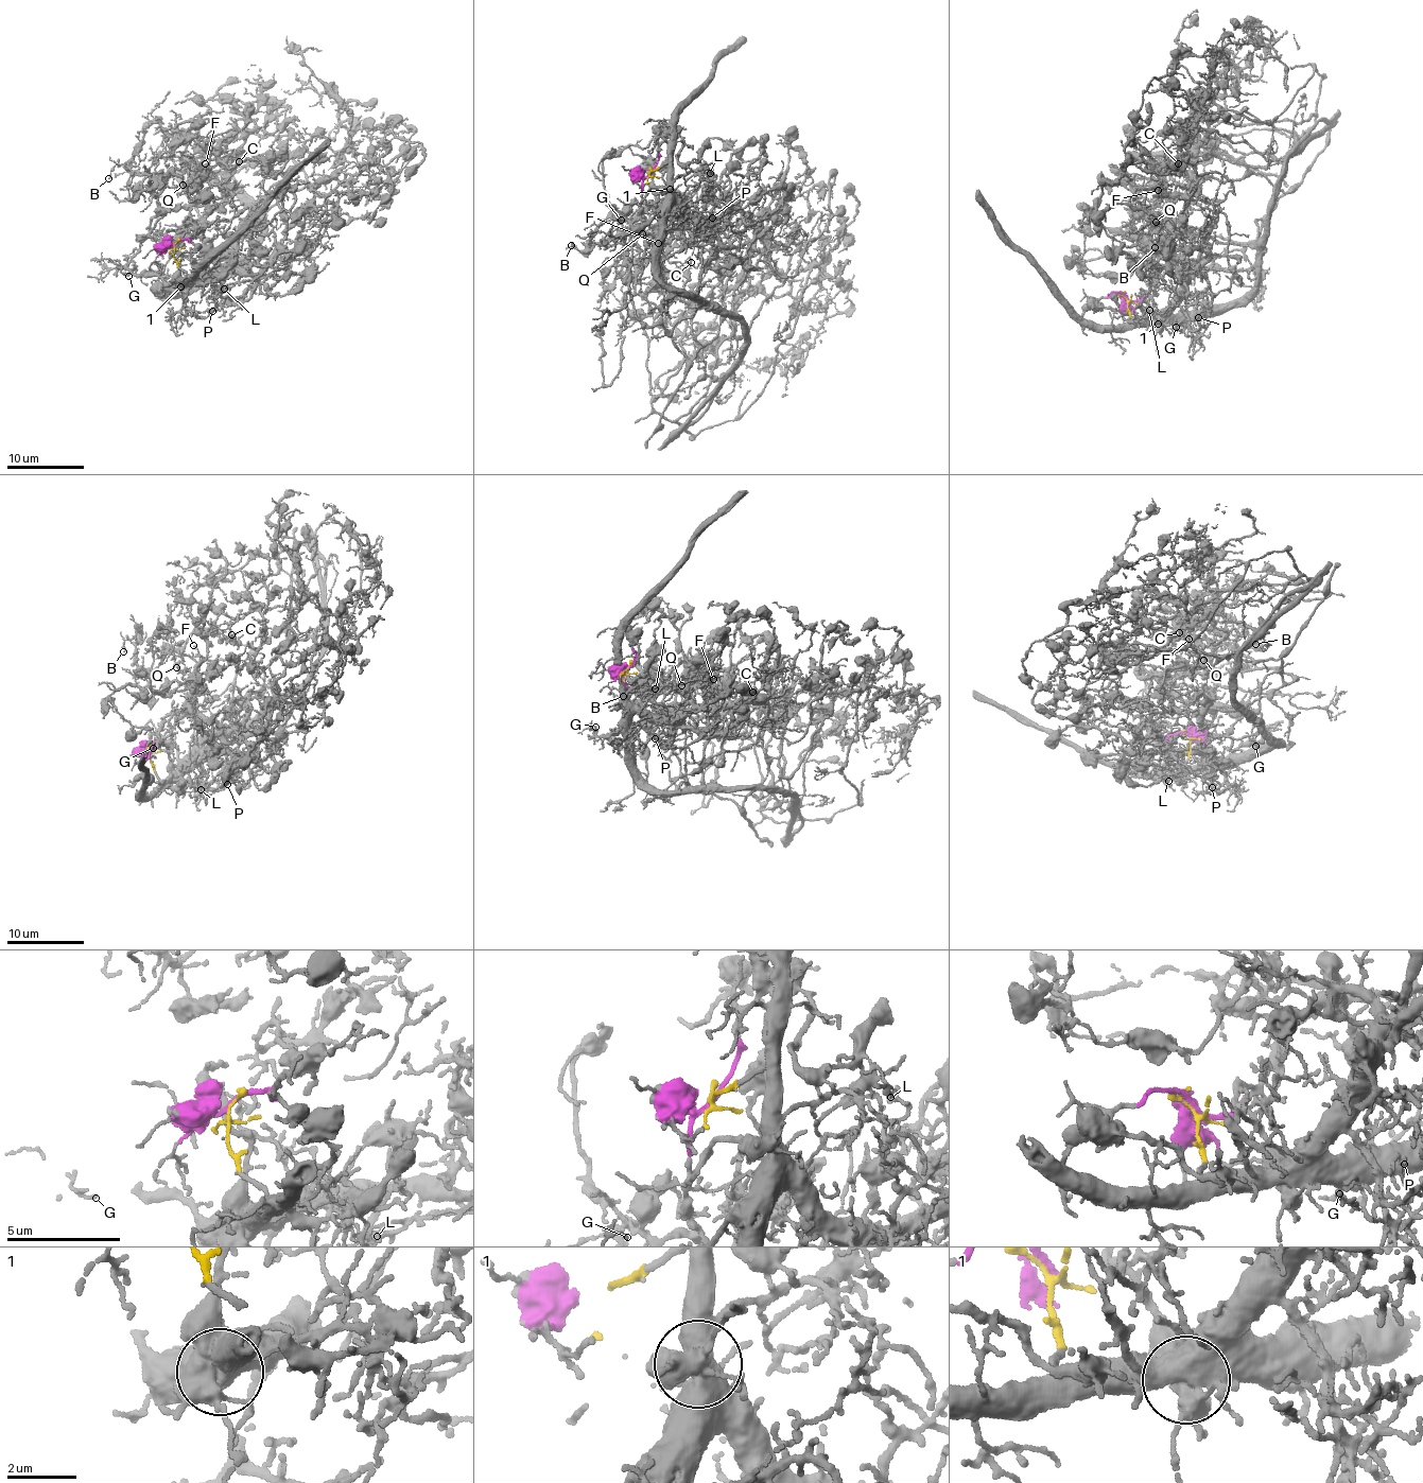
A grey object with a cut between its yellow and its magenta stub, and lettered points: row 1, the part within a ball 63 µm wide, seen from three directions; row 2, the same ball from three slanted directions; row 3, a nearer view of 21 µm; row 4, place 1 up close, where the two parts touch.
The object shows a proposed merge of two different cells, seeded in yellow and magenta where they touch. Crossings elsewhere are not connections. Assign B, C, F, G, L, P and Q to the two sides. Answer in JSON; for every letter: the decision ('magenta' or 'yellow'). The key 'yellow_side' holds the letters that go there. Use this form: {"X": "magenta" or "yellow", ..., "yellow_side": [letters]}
{"B": "magenta", "C": "magenta", "F": "magenta", "G": "yellow", "L": "magenta", "P": "yellow", "Q": "magenta", "yellow_side": ["G", "P"]}

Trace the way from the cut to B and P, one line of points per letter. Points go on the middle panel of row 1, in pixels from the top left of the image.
B: (649, 173), (640, 209), (674, 227), (627, 249), (607, 217), (584, 248), (572, 245)
P: (648, 173), (671, 163), (672, 184), (688, 212), (716, 227), (711, 219)

